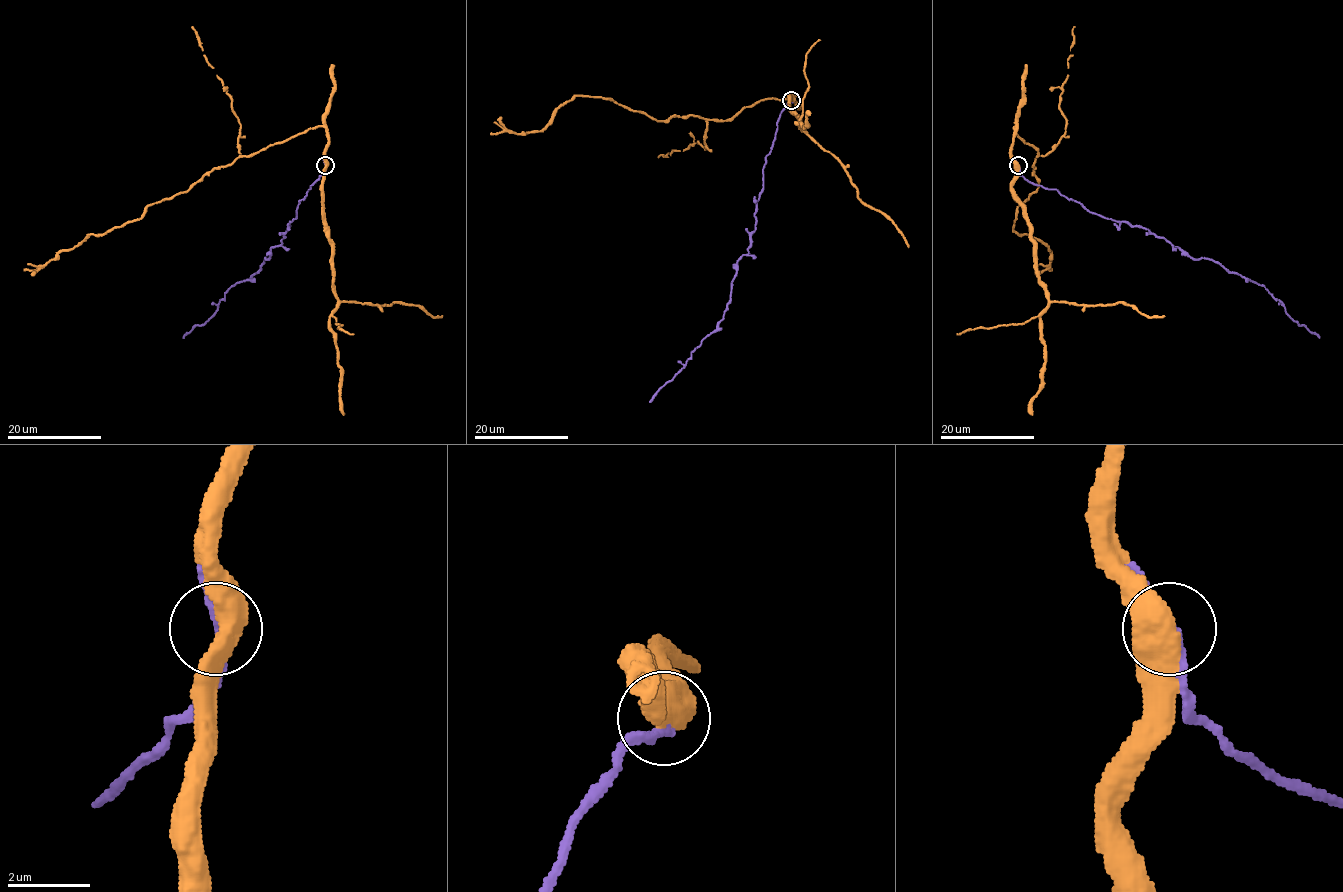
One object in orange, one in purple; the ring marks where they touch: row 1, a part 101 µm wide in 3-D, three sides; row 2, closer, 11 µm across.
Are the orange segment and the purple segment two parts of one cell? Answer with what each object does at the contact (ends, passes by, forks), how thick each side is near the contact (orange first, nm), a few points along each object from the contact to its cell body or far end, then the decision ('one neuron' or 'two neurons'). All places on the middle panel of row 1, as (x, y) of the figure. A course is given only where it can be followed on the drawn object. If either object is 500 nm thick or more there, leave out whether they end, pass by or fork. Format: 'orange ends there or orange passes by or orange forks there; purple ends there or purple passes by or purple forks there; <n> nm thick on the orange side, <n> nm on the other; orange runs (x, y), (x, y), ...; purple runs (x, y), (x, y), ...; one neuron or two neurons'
600 nm thick on the orange side, 200 nm on the other; orange runs (791, 101), (791, 94), (765, 98), (726, 120), (654, 120), (613, 100), (574, 96), (541, 130), (490, 134); purple runs (791, 101), (780, 115), (765, 160), (751, 245), (737, 262), (723, 318), (650, 401); one neuron

